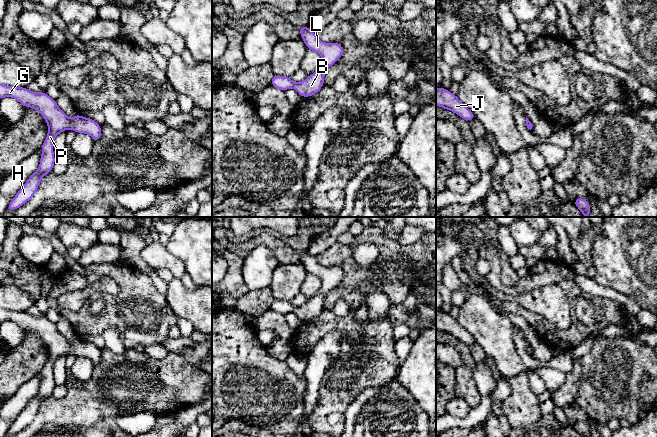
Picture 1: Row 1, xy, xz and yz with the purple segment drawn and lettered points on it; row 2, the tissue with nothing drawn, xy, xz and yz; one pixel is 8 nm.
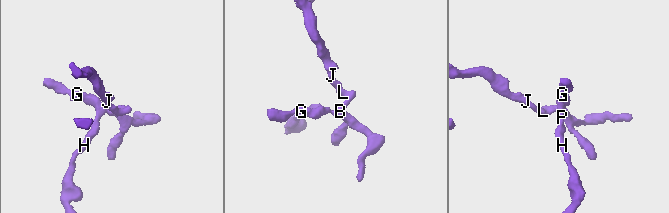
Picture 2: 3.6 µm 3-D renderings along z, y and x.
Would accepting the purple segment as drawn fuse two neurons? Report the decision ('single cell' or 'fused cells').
single cell

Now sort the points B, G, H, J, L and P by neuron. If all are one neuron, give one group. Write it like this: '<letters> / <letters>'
B G H J L P

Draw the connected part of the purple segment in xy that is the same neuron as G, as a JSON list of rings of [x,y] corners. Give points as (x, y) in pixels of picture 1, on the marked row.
[[[0,84],[0,100],[4,97],[13,97],[23,107],[31,107],[40,112],[48,124],[48,135],[41,146],[42,156],[38,170],[33,173],[16,196],[11,200],[7,211],[13,211],[28,202],[36,193],[41,179],[52,172],[56,162],[53,152],[55,137],[62,131],[69,128],[76,133],[89,134],[94,142],[102,136],[101,126],[91,118],[76,114],[71,120],[58,107],[56,100],[47,95],[46,92],[34,93],[26,87],[13,87]]]

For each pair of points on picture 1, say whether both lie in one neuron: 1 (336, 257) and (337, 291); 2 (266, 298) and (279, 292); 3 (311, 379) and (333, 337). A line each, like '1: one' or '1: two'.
1: one
2: two
3: one

